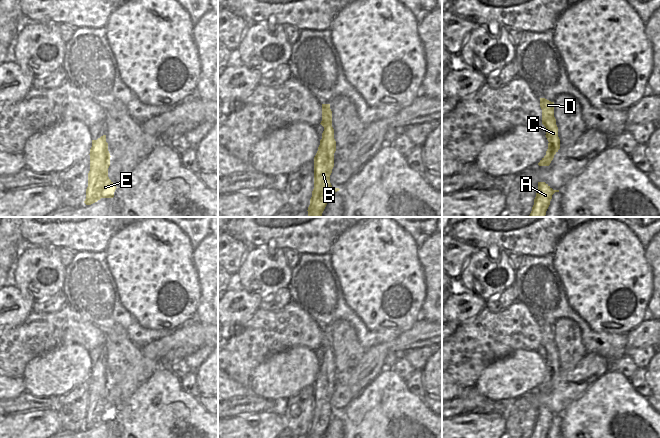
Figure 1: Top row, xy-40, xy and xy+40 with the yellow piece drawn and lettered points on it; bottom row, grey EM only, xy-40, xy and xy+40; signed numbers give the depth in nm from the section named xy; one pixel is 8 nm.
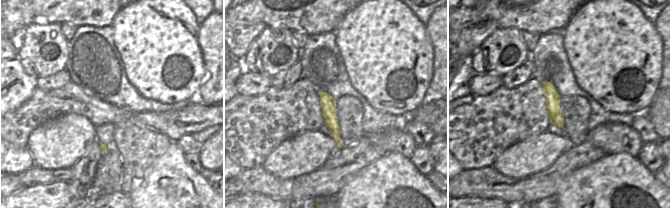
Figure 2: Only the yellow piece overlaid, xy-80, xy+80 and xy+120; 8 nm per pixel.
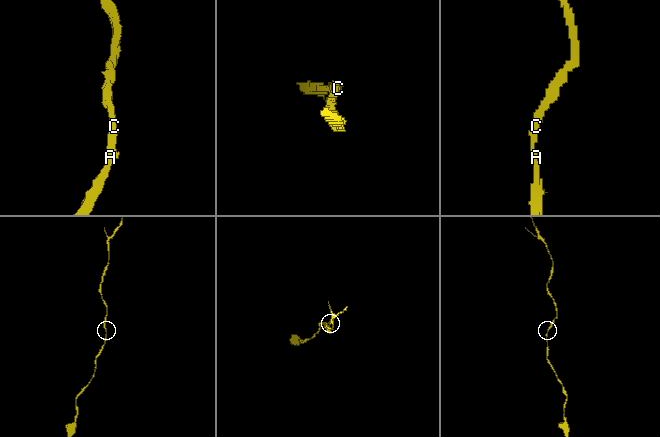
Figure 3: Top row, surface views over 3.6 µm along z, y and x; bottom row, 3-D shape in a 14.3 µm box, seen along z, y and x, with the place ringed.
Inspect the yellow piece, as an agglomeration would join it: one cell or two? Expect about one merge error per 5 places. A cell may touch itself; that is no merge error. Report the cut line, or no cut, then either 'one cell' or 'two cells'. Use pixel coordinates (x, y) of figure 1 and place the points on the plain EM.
no cut | one cell

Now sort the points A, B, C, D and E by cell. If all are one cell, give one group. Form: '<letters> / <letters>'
A B C D E

